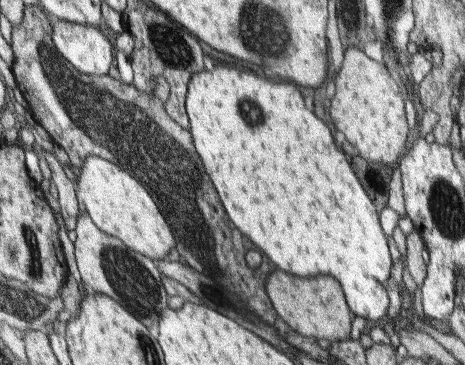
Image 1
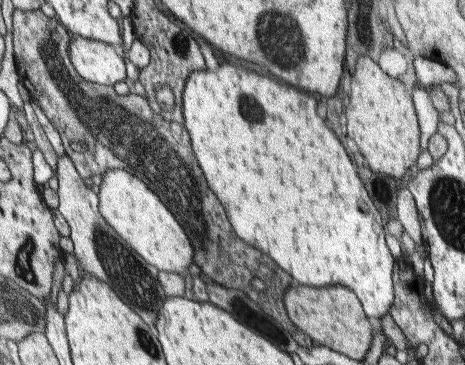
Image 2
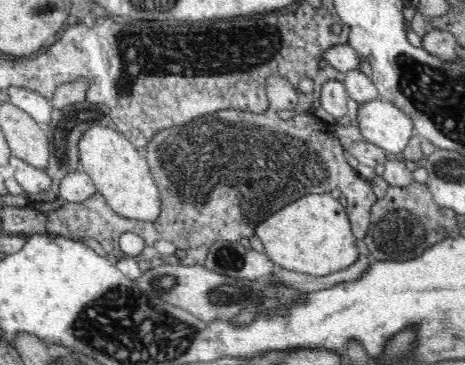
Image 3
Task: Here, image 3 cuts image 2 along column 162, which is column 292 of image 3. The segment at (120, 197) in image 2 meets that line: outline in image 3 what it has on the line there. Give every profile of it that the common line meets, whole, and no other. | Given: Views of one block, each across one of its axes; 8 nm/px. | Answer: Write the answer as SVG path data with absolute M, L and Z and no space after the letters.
M306 194L304 198L292 200L290 206L274 210L270 216L258 222L254 226L254 234L262 240L266 254L276 266L300 274L328 276L352 266L360 256L344 202L334 200L330 194Z

